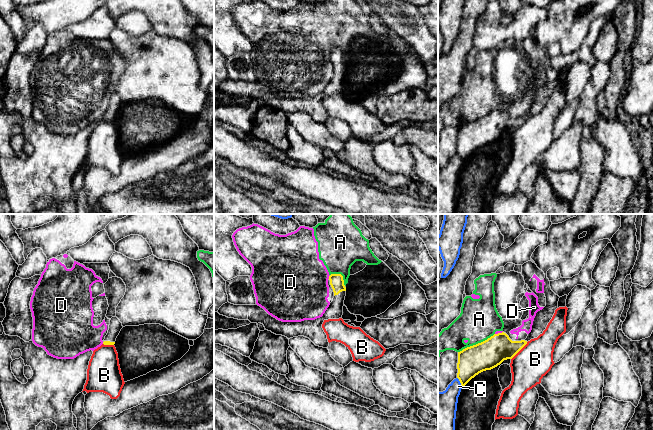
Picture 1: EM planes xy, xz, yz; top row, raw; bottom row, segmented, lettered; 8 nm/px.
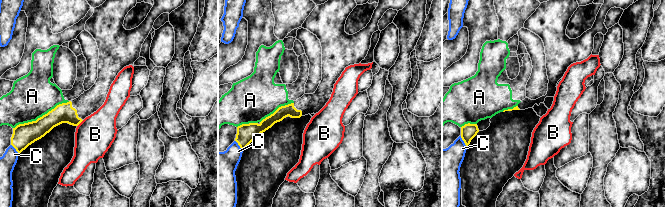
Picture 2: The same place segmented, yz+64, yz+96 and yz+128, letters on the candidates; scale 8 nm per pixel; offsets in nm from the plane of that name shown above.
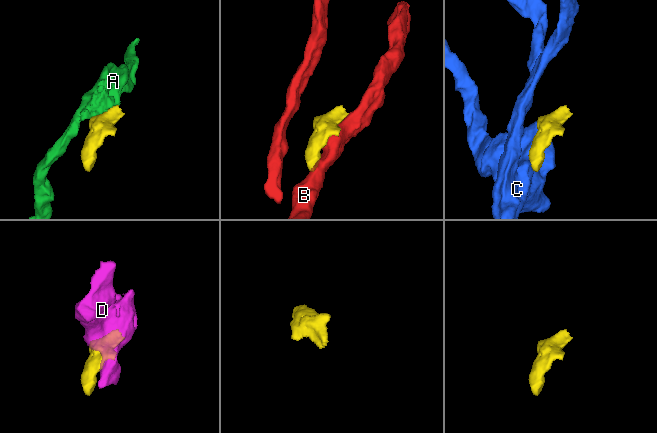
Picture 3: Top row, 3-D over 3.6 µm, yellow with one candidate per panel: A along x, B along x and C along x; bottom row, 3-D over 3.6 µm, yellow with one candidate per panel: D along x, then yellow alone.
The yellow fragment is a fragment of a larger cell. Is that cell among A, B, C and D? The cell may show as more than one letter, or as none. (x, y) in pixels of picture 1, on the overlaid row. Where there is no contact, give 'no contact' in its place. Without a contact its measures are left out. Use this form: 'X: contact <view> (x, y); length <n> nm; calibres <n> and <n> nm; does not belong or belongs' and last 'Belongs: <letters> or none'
A: contact yz (476, 344); length 340 nm; calibres 220 and 320 nm; does not belong
B: contact yz (519, 350); length 190 nm; calibres 220 and 280 nm; does not belong
C: contact yz (460, 382); length 100 nm; calibres 220 and 240 nm; does not belong
D: contact xz (329, 277); length 40 nm; calibres 110 and 480 nm; does not belong
Belongs: none

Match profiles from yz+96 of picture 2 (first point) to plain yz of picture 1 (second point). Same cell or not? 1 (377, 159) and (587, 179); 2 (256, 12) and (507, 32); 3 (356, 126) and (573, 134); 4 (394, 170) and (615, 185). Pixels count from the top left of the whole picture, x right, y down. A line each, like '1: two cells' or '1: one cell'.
1: one cell
2: one cell
3: one cell
4: two cells

